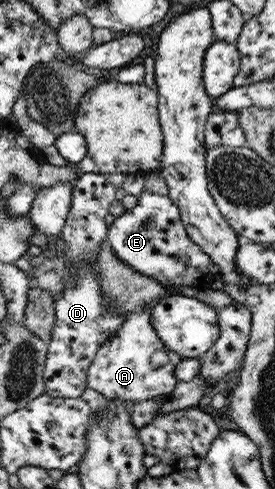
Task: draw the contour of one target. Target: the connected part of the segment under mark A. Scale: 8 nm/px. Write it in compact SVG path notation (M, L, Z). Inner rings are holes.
M131 312L114 335L107 338L107 341L97 350L89 366L87 372L89 388L95 389L107 399L122 401L130 399L136 403L159 397L159 395L169 397L170 393L173 393L179 382L174 374L175 368L182 357L165 347L151 325L151 316L150 312L135 314ZM163 351L167 352L170 362L151 365L151 357Z

